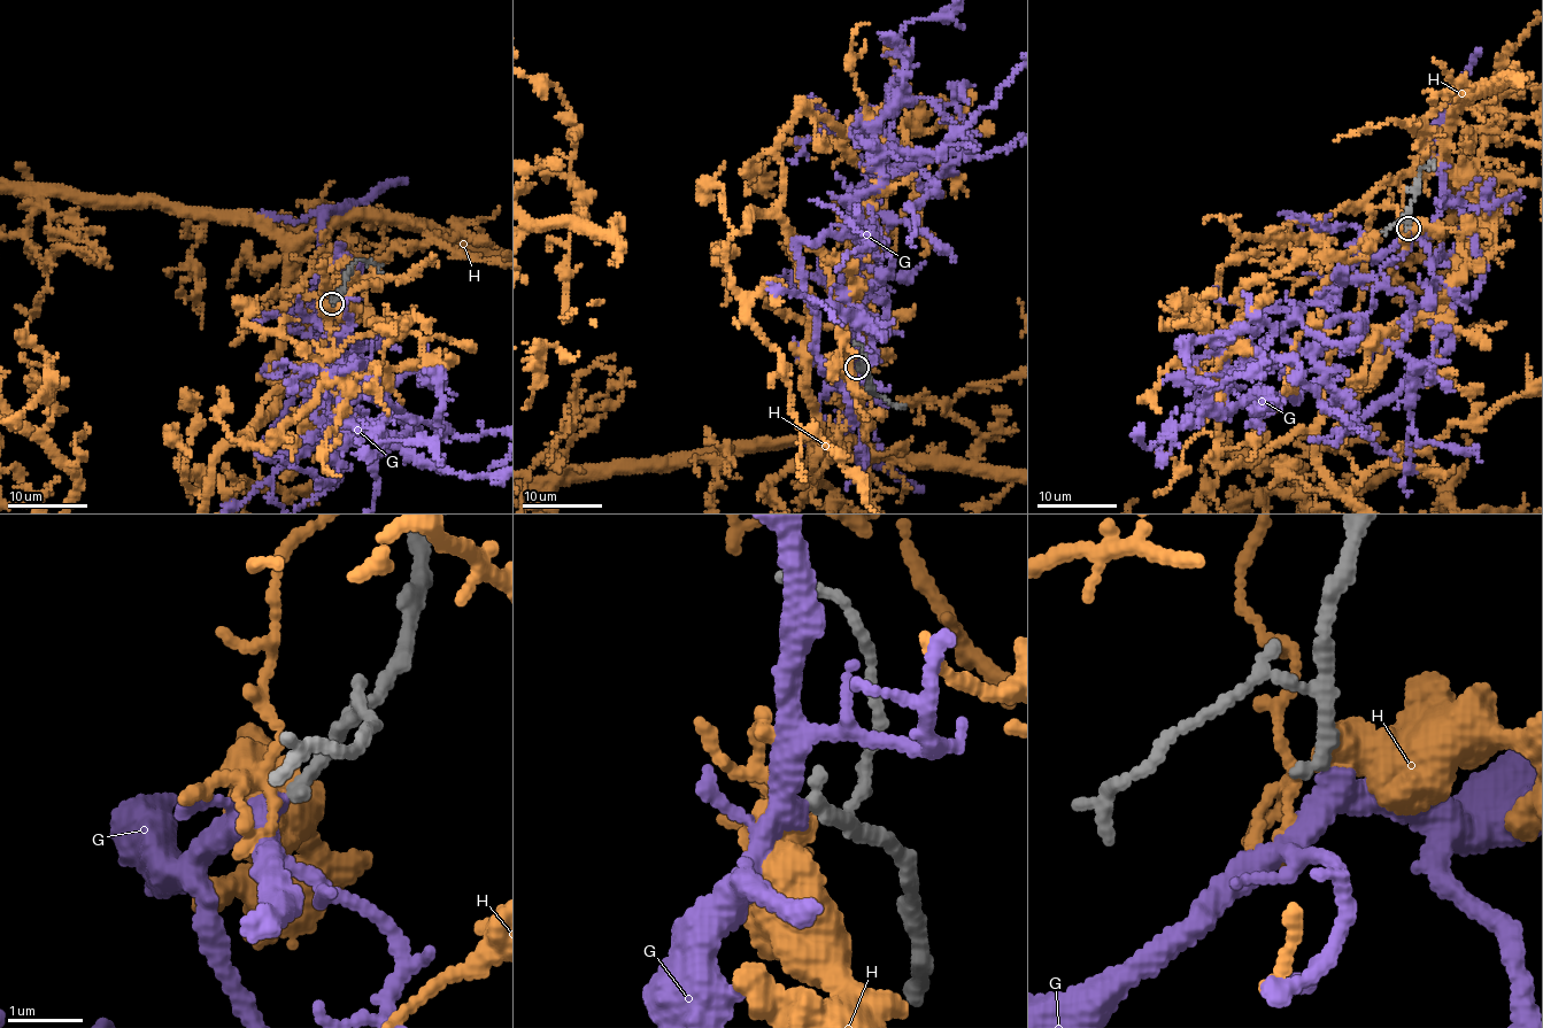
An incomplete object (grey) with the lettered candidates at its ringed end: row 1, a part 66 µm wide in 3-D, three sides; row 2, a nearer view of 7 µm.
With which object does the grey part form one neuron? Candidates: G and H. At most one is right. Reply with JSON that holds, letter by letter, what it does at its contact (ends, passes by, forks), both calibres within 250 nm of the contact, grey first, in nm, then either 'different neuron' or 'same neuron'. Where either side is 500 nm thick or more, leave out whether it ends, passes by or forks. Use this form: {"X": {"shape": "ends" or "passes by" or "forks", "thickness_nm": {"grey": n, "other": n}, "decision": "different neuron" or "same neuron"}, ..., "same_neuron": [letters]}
{"G": {"shape": "forks", "thickness_nm": {"grey": 140, "other": 280}, "decision": "same neuron"}, "H": {"shape": "forks", "thickness_nm": {"grey": 150, "other": 360}, "decision": "different neuron"}, "same_neuron": ["G"]}

